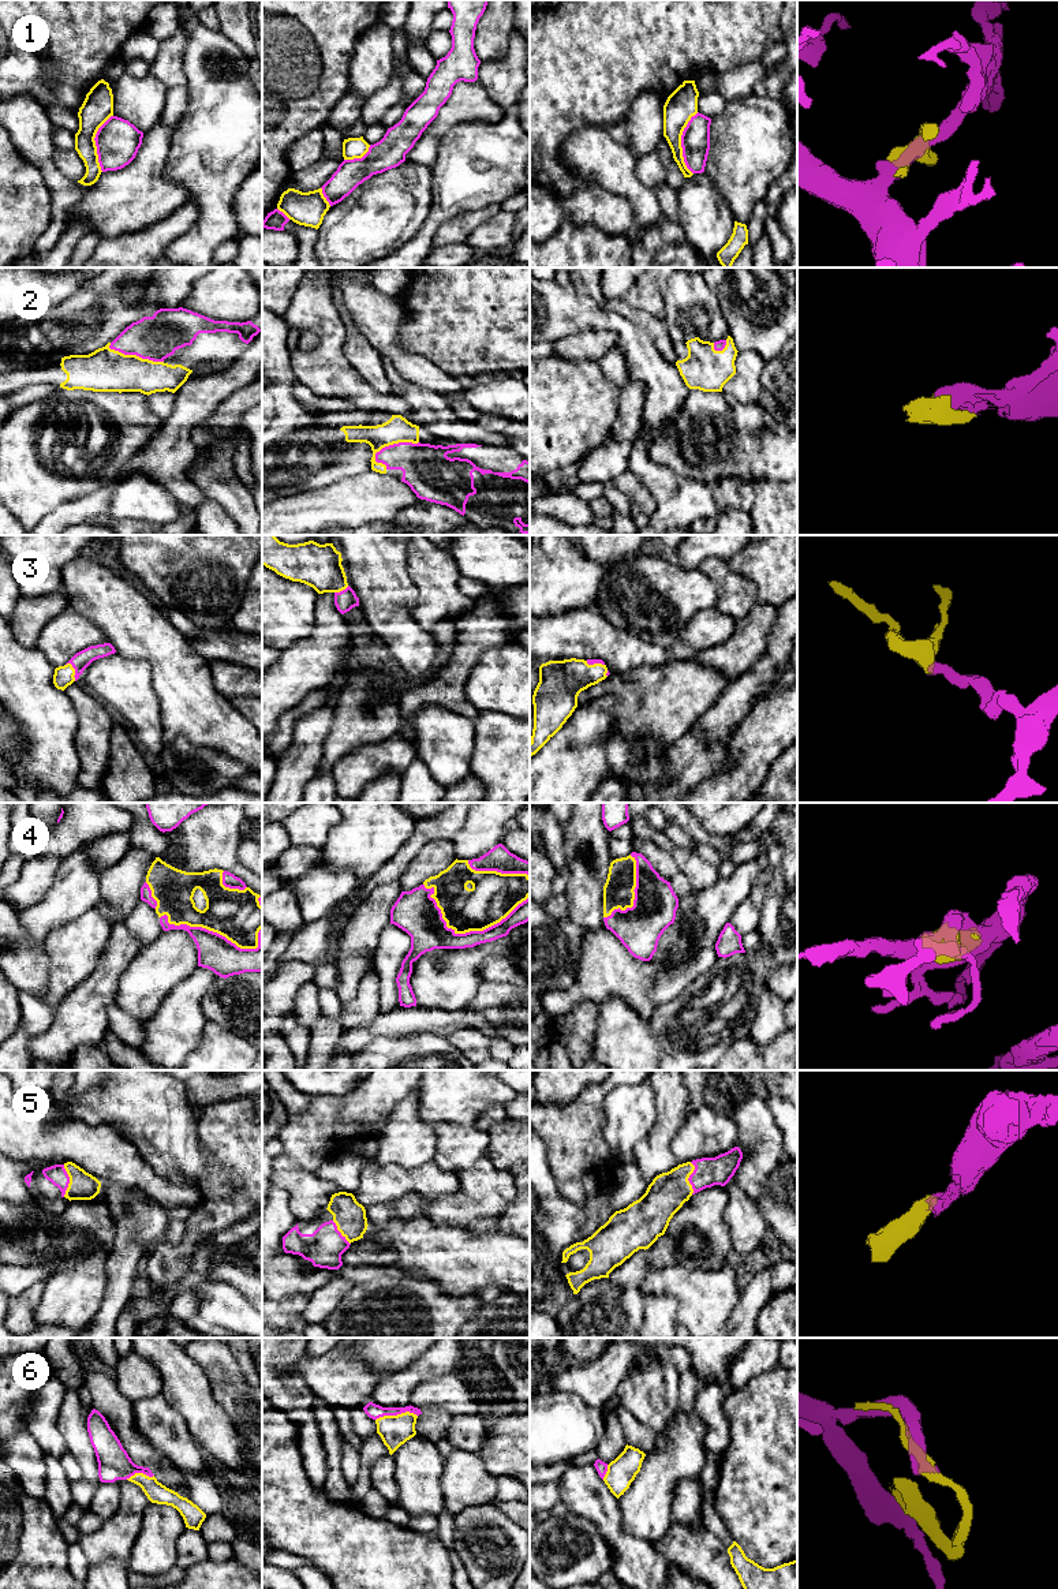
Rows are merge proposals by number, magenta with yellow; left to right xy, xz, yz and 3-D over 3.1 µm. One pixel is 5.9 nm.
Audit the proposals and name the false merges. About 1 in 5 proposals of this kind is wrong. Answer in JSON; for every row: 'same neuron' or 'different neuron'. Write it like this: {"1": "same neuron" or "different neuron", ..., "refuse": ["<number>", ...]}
{"1": "different neuron", "2": "same neuron", "3": "same neuron", "4": "same neuron", "5": "same neuron", "6": "same neuron", "refuse": ["1"]}

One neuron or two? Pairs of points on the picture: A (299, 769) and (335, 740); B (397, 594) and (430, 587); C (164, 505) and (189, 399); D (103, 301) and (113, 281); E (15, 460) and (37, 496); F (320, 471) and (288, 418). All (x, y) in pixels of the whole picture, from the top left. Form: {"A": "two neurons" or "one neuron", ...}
{"A": "two neurons", "B": "two neurons", "C": "two neurons", "D": "two neurons", "E": "one neuron", "F": "one neuron"}

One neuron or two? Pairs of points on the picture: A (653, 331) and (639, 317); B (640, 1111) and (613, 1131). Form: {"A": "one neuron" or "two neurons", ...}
{"A": "one neuron", "B": "one neuron"}

